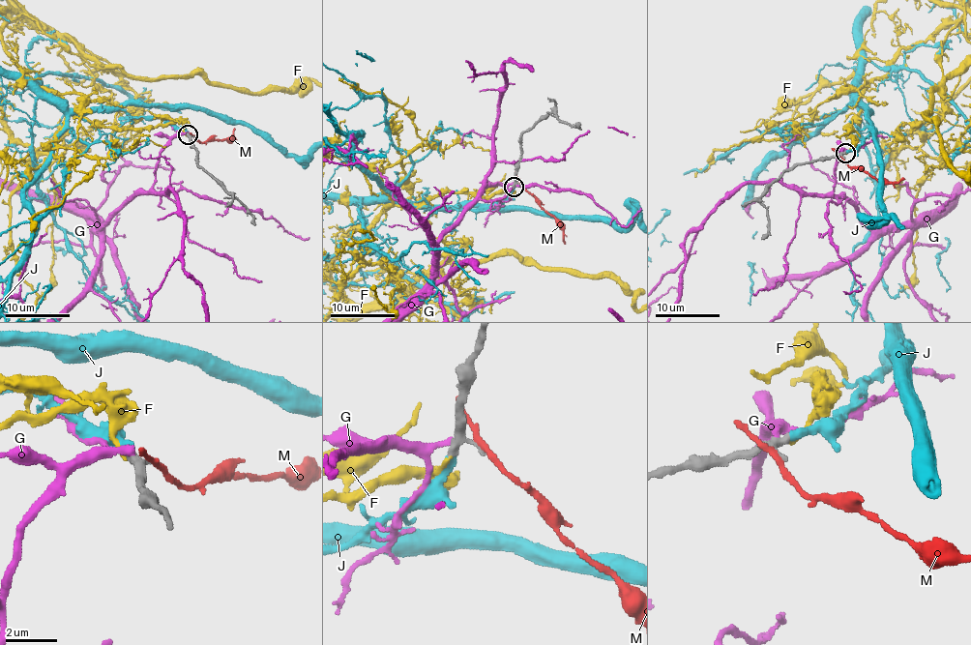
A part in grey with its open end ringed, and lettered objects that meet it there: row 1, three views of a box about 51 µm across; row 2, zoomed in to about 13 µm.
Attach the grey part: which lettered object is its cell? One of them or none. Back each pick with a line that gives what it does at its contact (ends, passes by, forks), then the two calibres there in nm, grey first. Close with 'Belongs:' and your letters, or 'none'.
J: it ends; calibres 260 and 340 nm
Belongs: J

